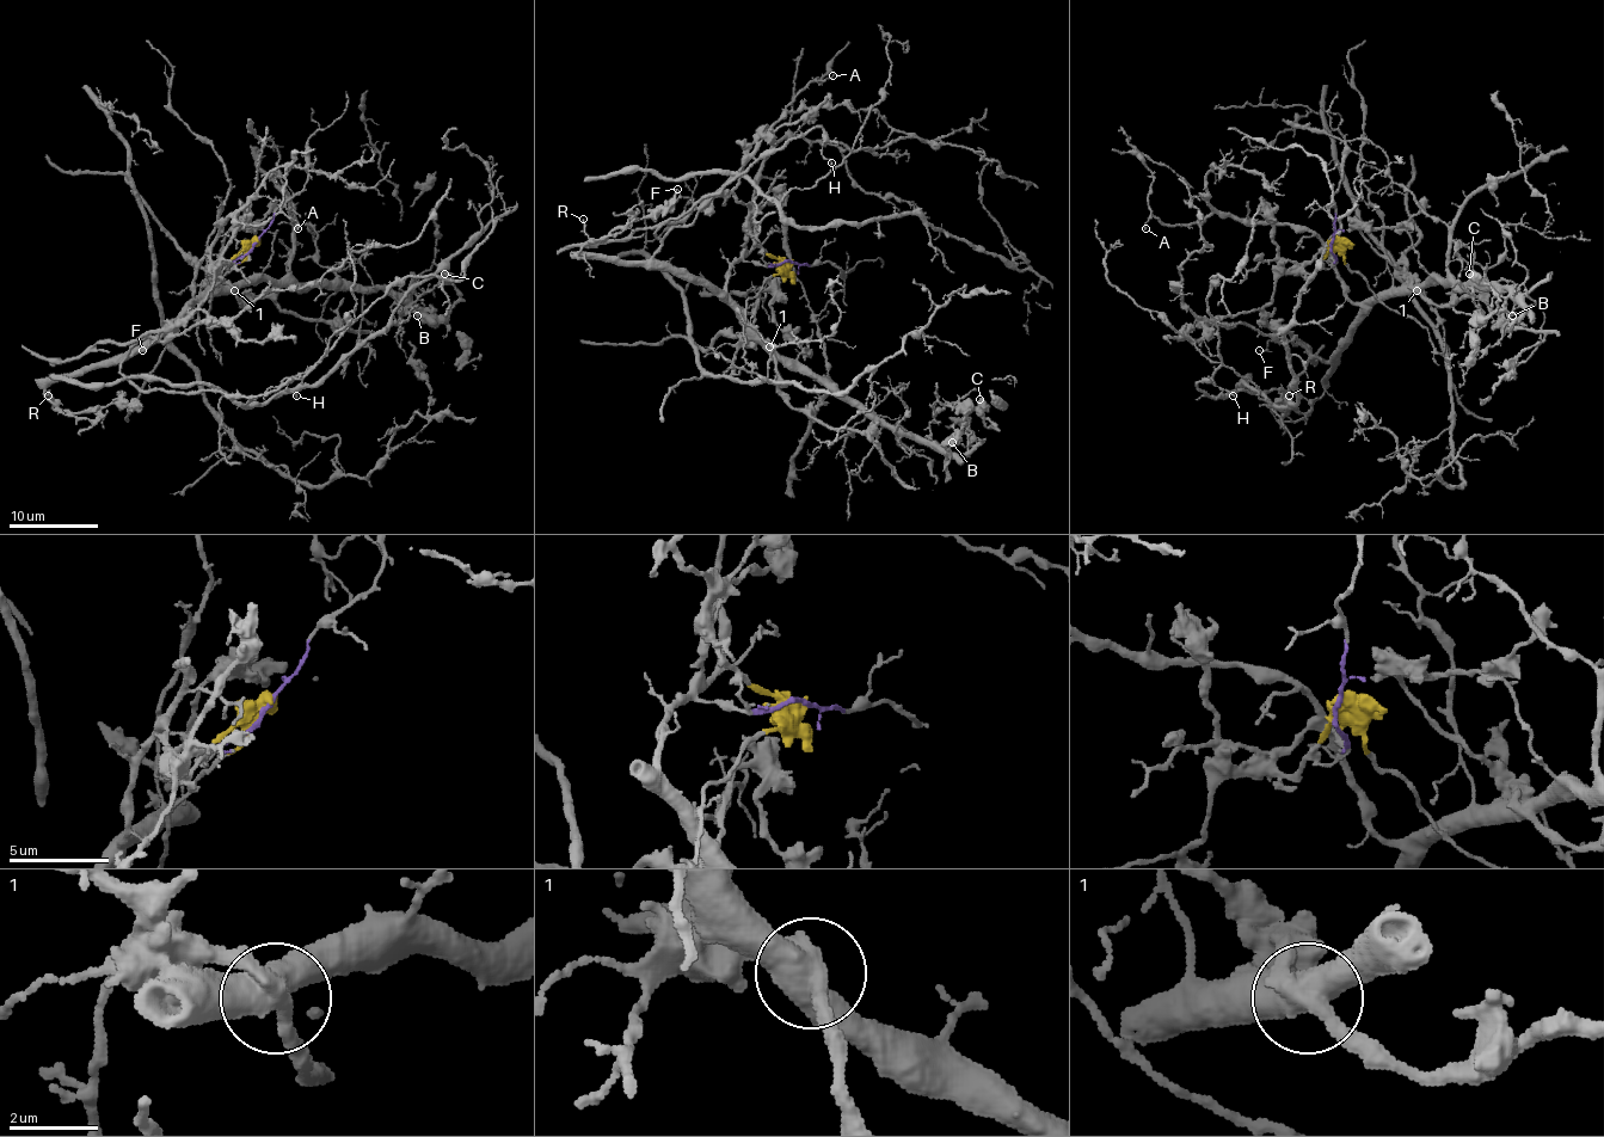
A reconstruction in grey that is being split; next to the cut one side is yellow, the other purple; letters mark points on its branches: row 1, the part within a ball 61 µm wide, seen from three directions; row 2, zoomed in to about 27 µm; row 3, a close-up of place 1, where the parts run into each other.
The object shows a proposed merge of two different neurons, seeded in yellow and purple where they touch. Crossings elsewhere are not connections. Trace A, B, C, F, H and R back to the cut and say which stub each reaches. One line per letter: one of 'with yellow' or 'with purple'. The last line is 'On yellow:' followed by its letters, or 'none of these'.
A: with purple
B: with purple
C: with purple
F: with purple
H: with purple
R: with purple
On yellow: none of these

